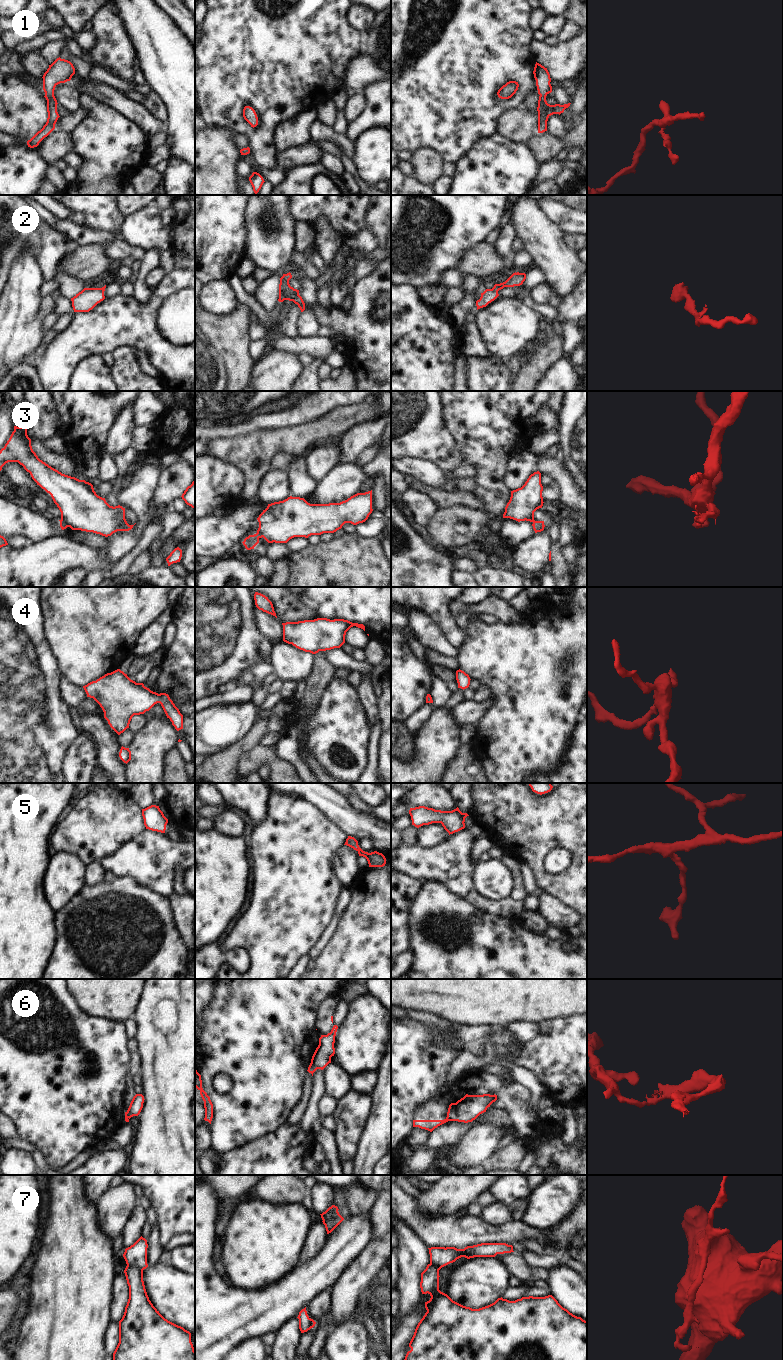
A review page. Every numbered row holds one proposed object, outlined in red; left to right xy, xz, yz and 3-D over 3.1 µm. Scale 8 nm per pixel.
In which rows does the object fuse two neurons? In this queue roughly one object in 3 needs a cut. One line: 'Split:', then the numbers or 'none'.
Split: 3, 6, 7

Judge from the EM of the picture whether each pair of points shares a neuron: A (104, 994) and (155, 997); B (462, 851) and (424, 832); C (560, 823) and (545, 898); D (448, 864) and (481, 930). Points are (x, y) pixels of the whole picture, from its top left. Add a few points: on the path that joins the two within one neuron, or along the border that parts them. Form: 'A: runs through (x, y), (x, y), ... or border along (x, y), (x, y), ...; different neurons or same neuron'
A: border along (142, 989), (132, 1016); different neurons
B: border along (449, 835), (433, 846), (419, 845); different neurons
C: border along (538, 886), (541, 890), (554, 895), (567, 904); different neurons
D: border along (445, 885), (485, 911); different neurons

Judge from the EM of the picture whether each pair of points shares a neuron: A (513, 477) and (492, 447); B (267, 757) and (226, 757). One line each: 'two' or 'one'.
A: two
B: two

